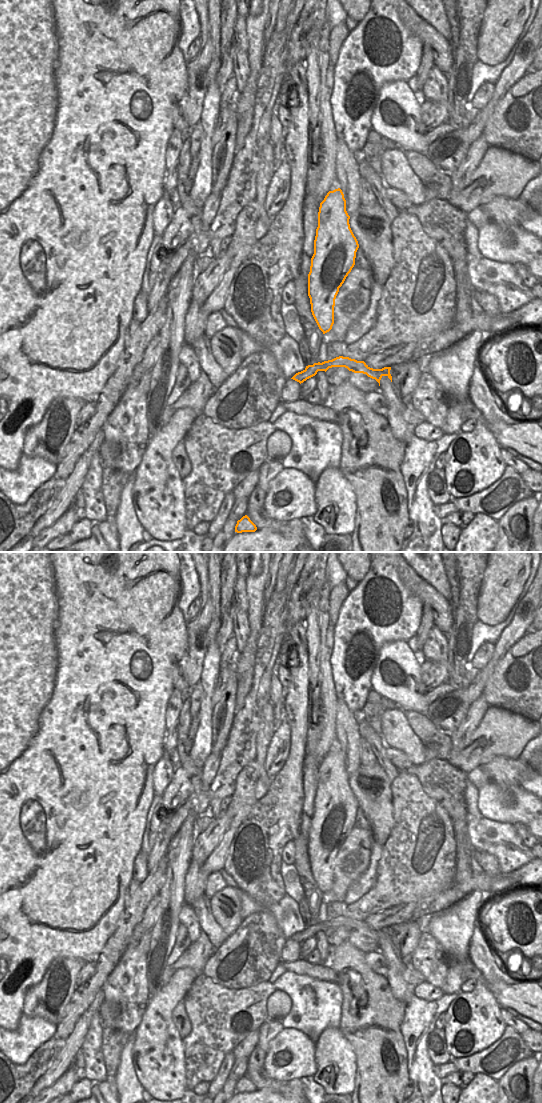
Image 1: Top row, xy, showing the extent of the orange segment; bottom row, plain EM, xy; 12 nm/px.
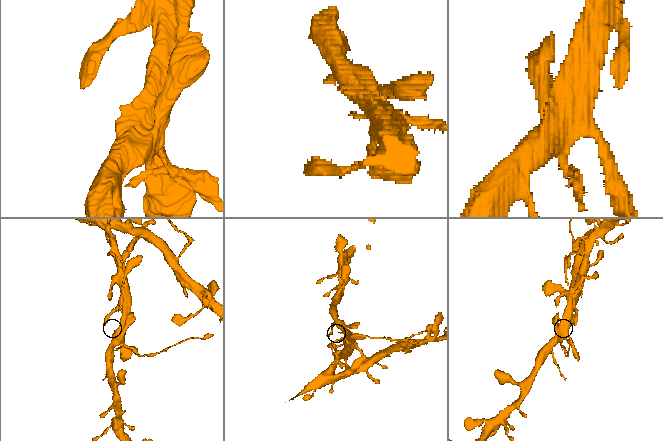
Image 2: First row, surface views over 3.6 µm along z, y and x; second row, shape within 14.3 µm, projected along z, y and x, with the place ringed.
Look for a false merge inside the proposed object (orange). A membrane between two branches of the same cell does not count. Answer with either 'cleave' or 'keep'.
cleave

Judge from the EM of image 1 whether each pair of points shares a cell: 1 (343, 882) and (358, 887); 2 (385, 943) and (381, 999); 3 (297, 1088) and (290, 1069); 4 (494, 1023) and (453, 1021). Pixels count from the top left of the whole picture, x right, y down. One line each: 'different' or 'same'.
1: different
2: different
3: different
4: same

